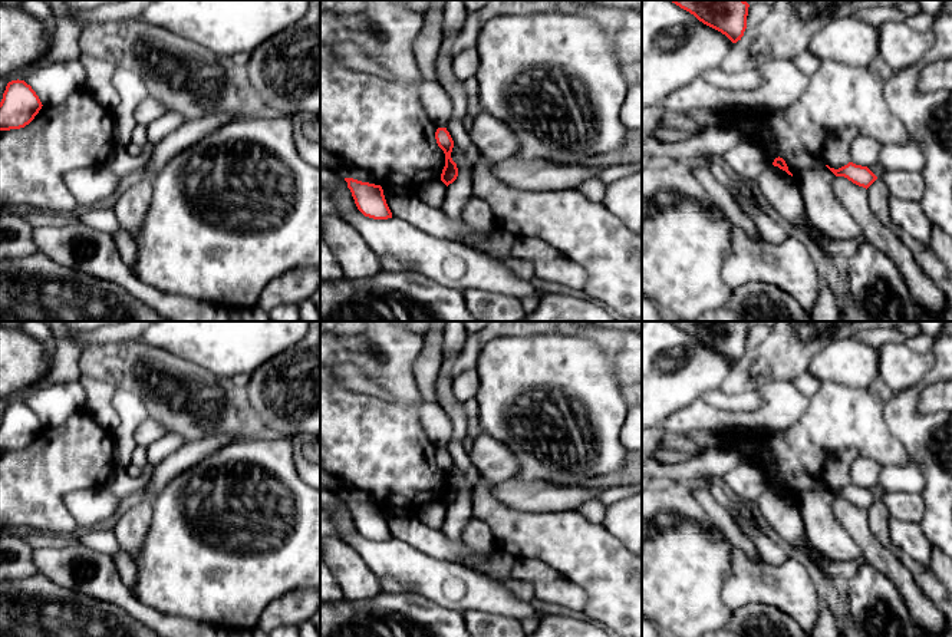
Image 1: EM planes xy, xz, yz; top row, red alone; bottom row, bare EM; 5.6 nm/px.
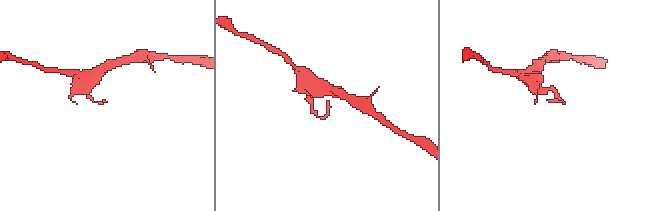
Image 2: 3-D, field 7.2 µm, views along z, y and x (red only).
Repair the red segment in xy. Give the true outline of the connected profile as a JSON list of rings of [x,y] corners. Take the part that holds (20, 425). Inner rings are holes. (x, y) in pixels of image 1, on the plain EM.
[[[24,402],[9,403],[0,423],[0,452],[24,449],[42,428],[36,413]]]

